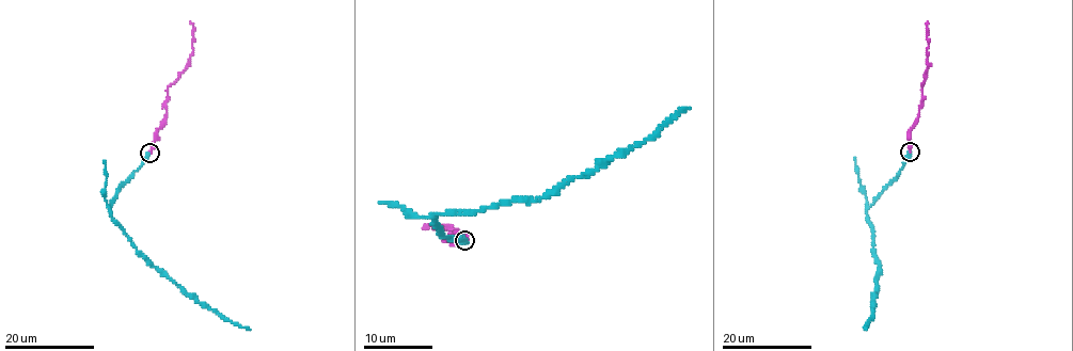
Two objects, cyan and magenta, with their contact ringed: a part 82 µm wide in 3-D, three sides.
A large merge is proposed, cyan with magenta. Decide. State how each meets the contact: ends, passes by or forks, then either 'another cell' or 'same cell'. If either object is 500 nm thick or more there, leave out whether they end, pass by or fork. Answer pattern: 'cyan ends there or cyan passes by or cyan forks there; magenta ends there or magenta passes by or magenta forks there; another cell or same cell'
cyan ends there; magenta ends there; another cell

